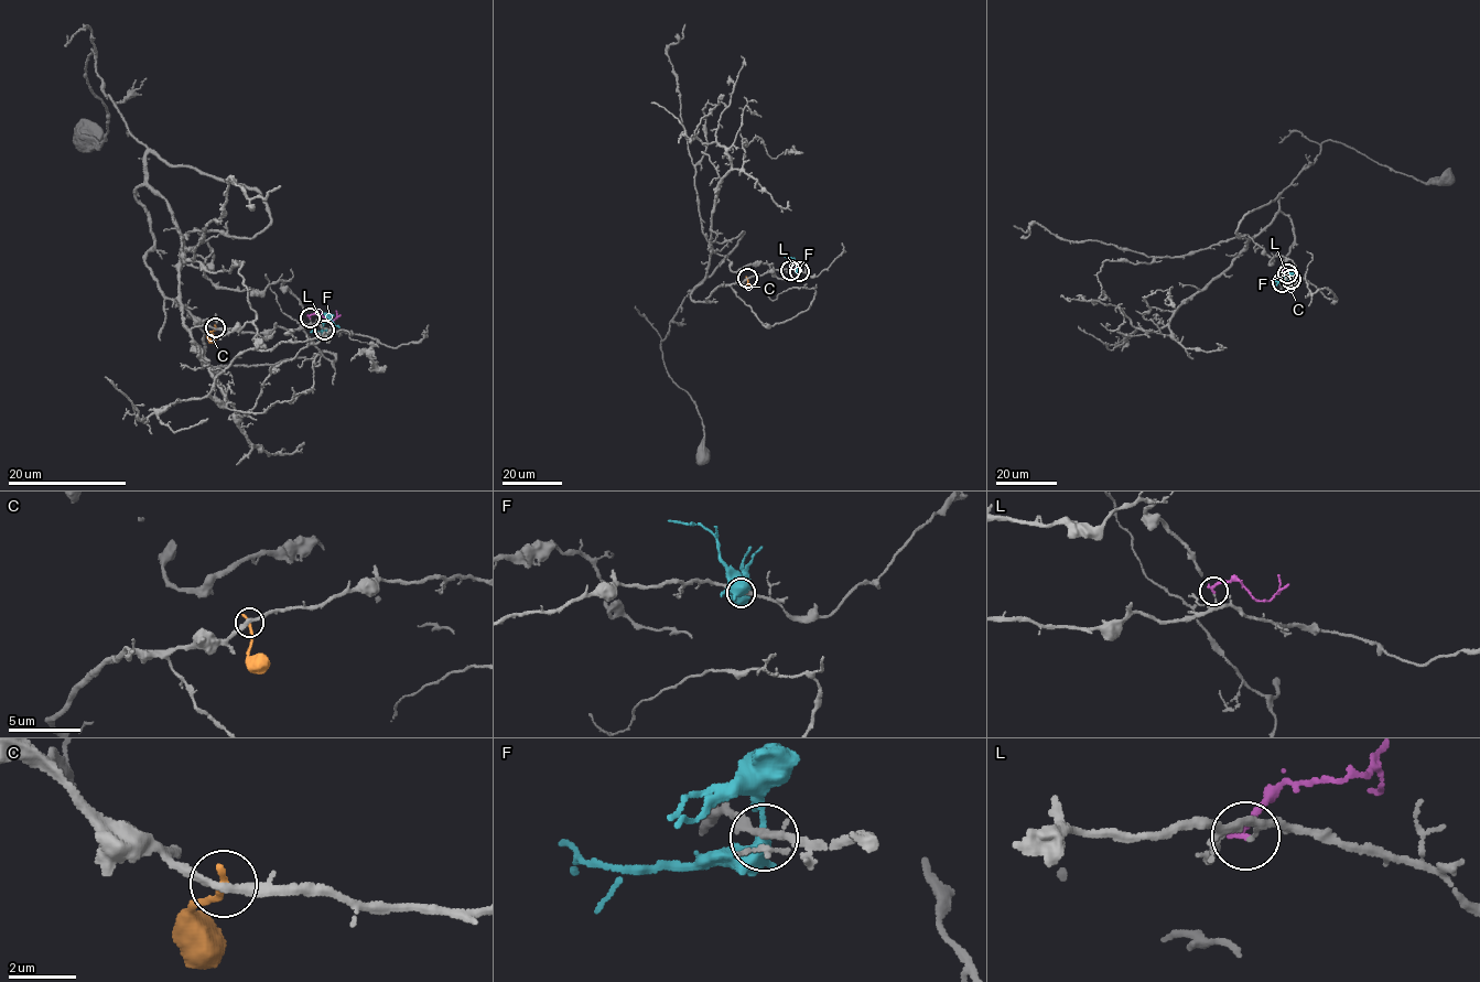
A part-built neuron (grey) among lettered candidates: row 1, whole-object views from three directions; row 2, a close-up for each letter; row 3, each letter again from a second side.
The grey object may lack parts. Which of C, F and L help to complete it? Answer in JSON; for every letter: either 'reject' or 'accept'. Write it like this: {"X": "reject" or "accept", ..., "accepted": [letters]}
{"C": "reject", "F": "reject", "L": "reject", "accepted": []}

